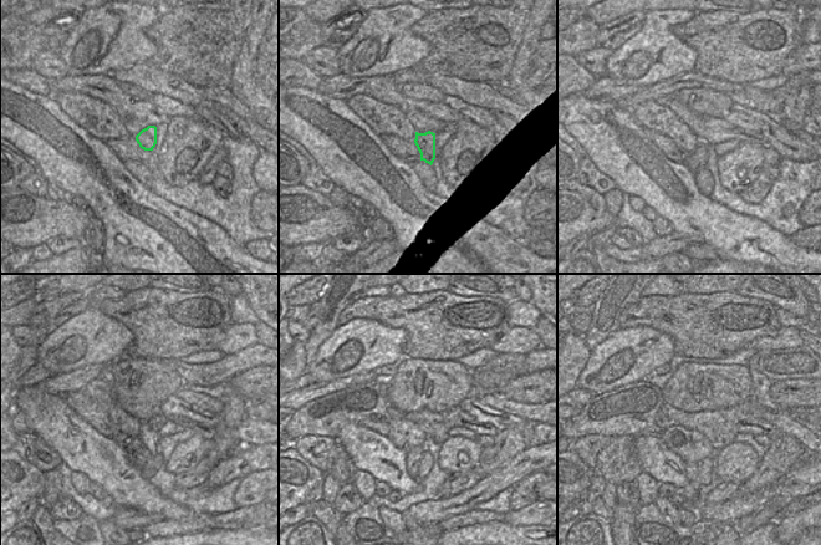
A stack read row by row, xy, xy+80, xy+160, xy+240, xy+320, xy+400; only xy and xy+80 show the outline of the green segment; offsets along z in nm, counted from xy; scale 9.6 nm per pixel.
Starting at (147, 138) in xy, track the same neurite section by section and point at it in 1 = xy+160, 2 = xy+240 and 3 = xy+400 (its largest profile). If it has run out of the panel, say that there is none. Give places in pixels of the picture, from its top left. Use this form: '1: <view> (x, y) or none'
1: xy+160 (697, 159)
2: xy+240 (138, 454)
3: xy+400 (689, 492)

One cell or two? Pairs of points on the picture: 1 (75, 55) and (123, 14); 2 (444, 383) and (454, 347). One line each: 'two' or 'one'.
1: one
2: two

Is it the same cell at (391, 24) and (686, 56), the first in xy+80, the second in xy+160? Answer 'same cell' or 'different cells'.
same cell

